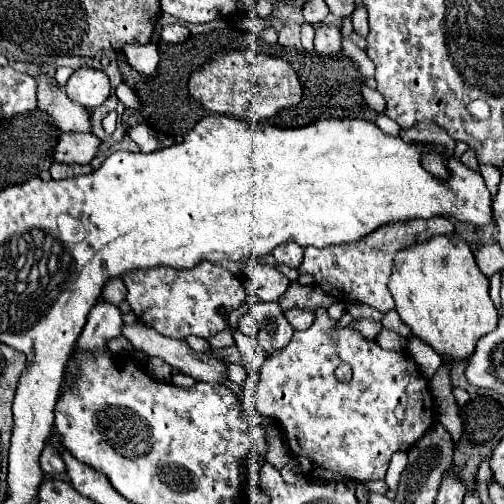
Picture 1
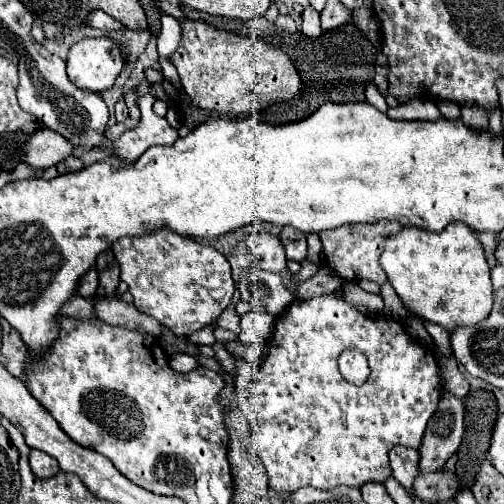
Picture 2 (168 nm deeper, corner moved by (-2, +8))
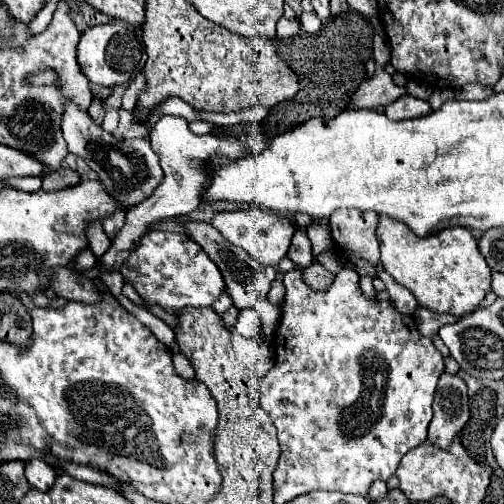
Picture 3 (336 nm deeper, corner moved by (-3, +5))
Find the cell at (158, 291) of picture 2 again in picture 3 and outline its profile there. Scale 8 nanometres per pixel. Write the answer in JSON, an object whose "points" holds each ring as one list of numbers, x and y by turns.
{"points":[[146,233,122,265,124,279,140,293,146,305,160,305,168,313,178,313,182,307,208,307,224,291,224,281,218,267,208,255,184,233]]}

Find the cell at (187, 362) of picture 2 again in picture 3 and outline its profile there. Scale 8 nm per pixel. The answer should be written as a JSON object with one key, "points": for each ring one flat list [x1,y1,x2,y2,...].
{"points":[[174,353,174,355,172,355,172,359,174,359,176,373,178,373,180,377,184,377,184,379,194,379,194,367,190,365,190,361,188,361,184,355]]}

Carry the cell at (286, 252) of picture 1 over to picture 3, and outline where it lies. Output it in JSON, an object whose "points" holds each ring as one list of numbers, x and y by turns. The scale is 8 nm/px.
{"points":[[296,231,296,235,292,237,292,243,290,243,290,249,288,249,288,257,300,267,308,267,314,263,312,243,306,237,306,231]]}

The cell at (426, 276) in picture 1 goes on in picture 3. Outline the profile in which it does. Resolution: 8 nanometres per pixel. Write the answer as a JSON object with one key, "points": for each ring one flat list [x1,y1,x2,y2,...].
{"points":[[380,215,376,237,380,243,380,261,384,269,412,295,420,305,452,315,472,313,490,291,490,267,478,251,476,239,466,227,448,227,430,237,418,237,402,221]]}

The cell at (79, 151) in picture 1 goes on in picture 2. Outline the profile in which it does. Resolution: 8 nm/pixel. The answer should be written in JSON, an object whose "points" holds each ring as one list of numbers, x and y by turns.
{"points":[[41,128,23,146,23,160,35,168,49,168,73,154,73,144,49,128]]}

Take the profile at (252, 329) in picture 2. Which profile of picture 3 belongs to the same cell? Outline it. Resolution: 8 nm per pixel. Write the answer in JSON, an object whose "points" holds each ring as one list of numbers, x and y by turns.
{"points":[[242,309,234,329,244,337,262,337,262,321,254,309]]}

